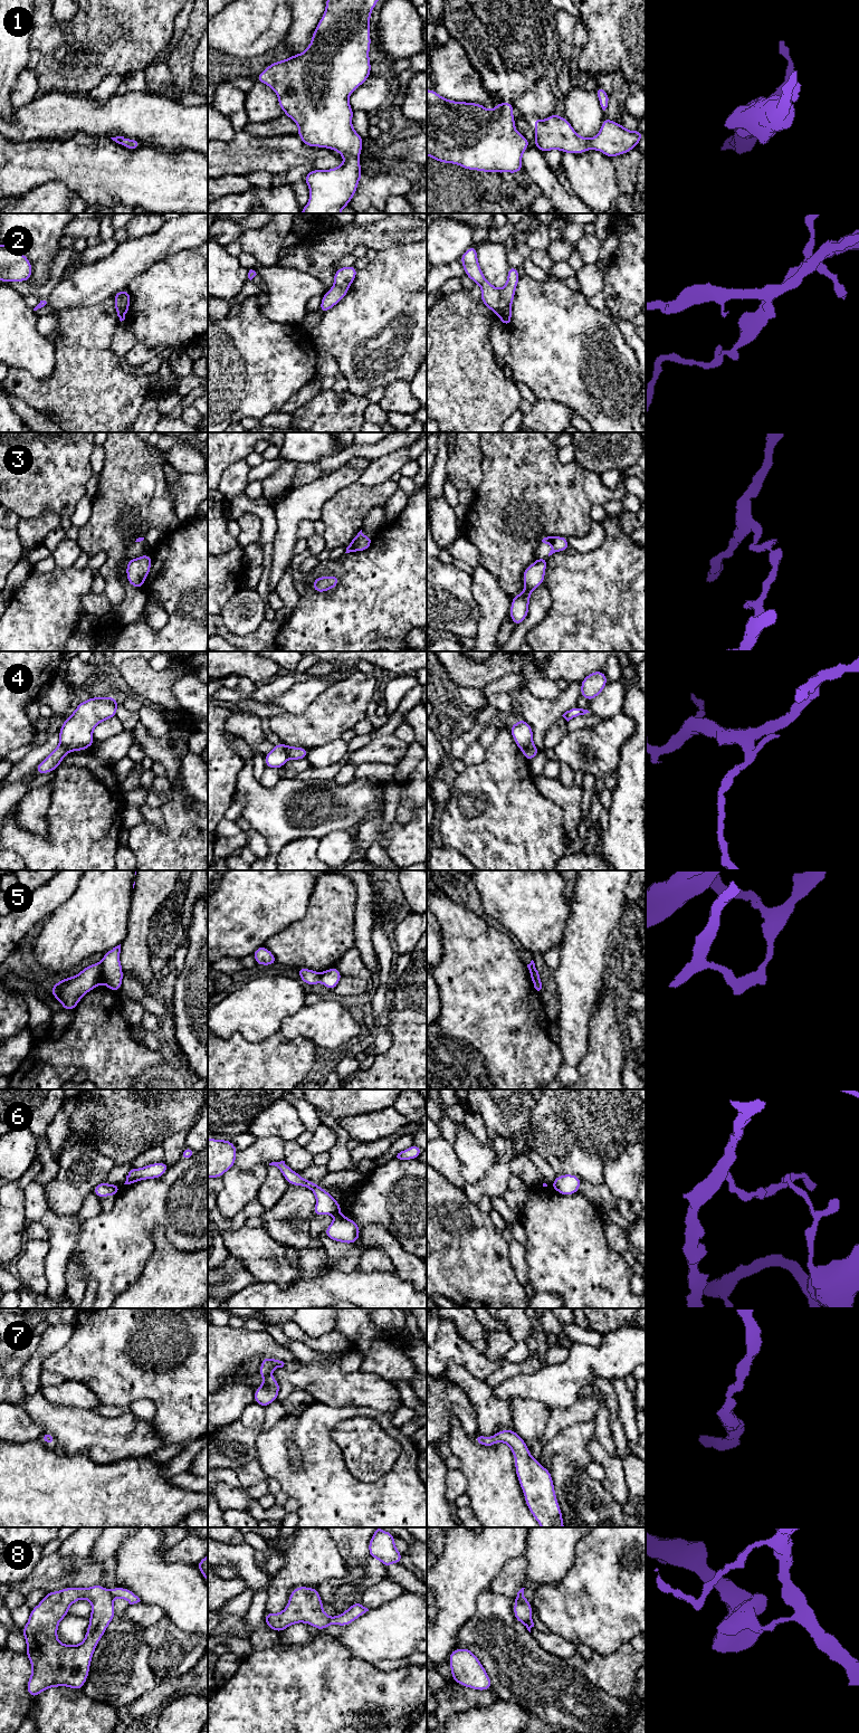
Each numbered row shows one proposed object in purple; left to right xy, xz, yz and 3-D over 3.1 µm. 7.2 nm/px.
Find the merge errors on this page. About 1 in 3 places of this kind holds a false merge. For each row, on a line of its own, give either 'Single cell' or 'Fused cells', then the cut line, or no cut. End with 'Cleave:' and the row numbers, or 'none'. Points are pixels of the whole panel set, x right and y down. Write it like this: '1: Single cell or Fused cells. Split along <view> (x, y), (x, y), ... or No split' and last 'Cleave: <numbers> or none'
1: Single cell. No split
2: Fused cells. Split along yz (500, 291), (499, 310), (497, 313)
3: Fused cells. Split along yz (540, 559), (545, 561)
4: Fused cells. Split along xz (283, 744), (288, 758)
5: Fused cells. Split along xy (99, 963), (102, 981)
6: Fused cells. Split along xz (339, 1213), (336, 1216)
7: Single cell. No split
8: Fused cells. Split along xy (110, 1592), (113, 1598)
Cleave: 2, 3, 4, 5, 6, 8

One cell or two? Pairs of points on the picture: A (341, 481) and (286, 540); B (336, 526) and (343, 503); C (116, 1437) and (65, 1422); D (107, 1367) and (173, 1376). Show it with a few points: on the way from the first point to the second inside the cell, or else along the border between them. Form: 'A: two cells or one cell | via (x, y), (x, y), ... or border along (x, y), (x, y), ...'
A: one cell | via (324, 488), (288, 523)
B: one cell | via (342, 521), (343, 508)
C: one cell | via (104, 1432), (77, 1428)
D: one cell | via (124, 1367), (137, 1367), (144, 1372), (156, 1374)

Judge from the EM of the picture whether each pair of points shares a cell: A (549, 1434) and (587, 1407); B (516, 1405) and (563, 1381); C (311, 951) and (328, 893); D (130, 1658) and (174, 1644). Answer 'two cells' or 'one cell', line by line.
A: one cell
B: two cells
C: one cell
D: two cells

